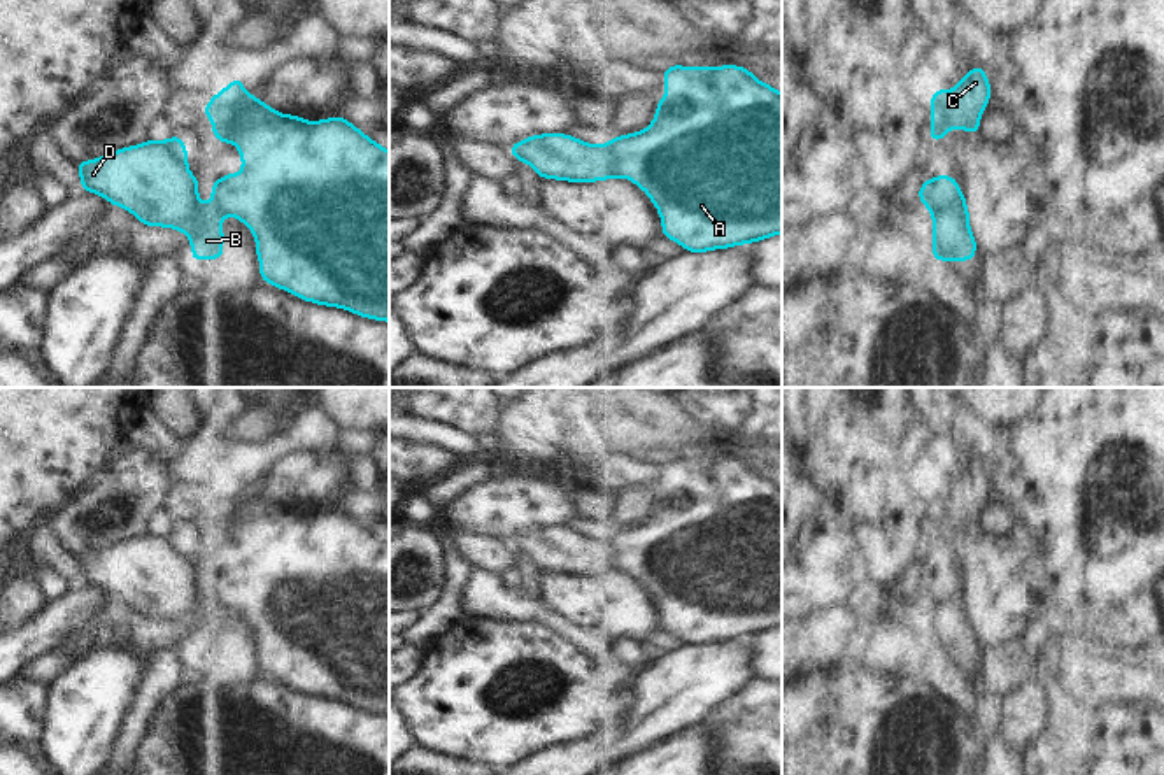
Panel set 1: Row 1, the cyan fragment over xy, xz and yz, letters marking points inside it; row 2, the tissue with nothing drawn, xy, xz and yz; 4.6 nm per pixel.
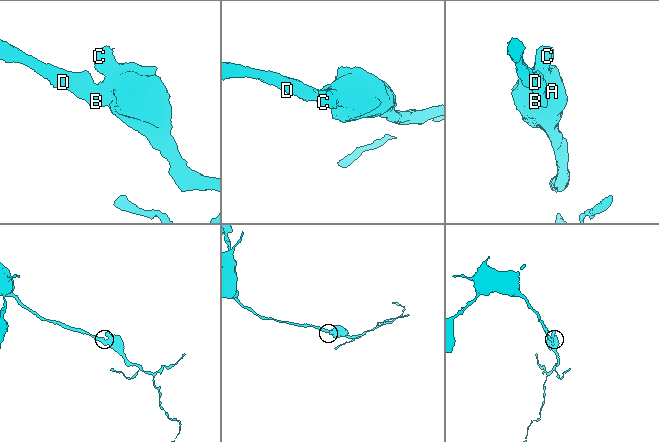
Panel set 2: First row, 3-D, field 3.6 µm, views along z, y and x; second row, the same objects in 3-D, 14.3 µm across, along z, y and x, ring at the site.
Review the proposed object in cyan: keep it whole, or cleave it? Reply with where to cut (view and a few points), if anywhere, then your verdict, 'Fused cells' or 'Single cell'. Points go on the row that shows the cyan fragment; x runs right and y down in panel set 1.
Split along xz (609, 141), (616, 151), (621, 176). Fused cells.

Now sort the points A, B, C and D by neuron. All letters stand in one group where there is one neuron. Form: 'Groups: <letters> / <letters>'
Groups: A C / B D.

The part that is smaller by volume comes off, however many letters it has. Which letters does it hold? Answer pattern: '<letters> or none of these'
A, C

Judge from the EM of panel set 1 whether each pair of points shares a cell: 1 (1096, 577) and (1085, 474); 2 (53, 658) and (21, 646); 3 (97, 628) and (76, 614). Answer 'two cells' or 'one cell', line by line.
1: one cell
2: two cells
3: two cells

